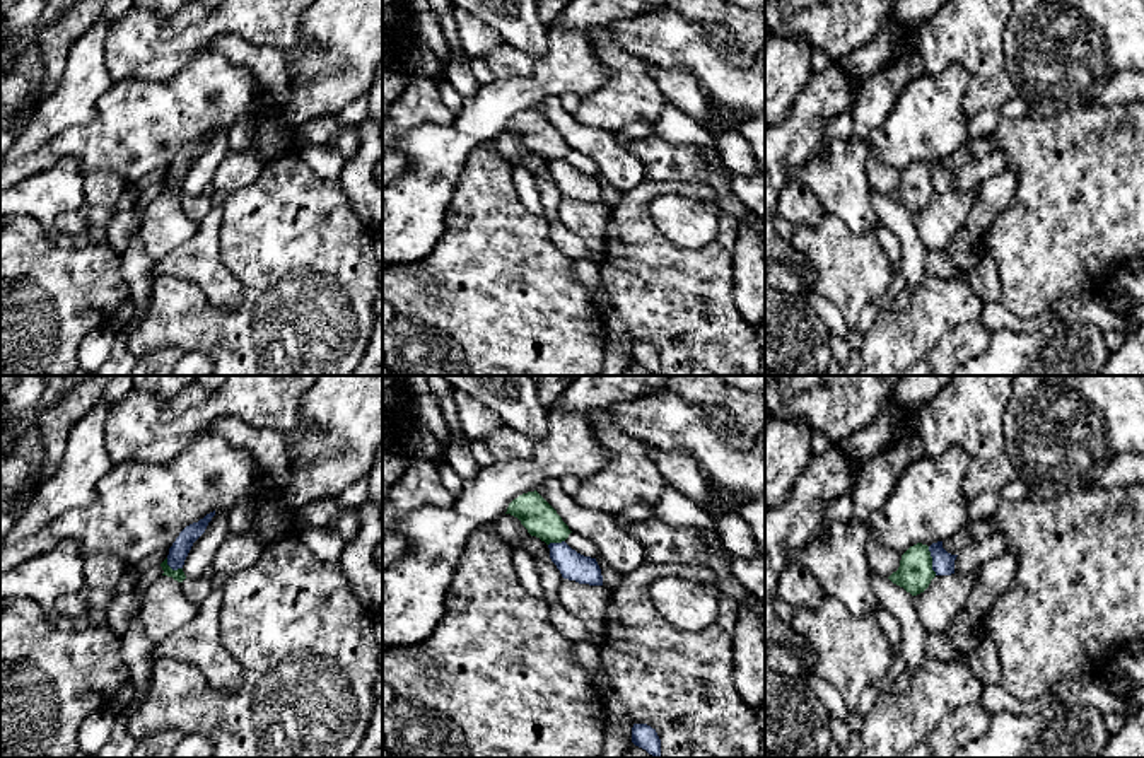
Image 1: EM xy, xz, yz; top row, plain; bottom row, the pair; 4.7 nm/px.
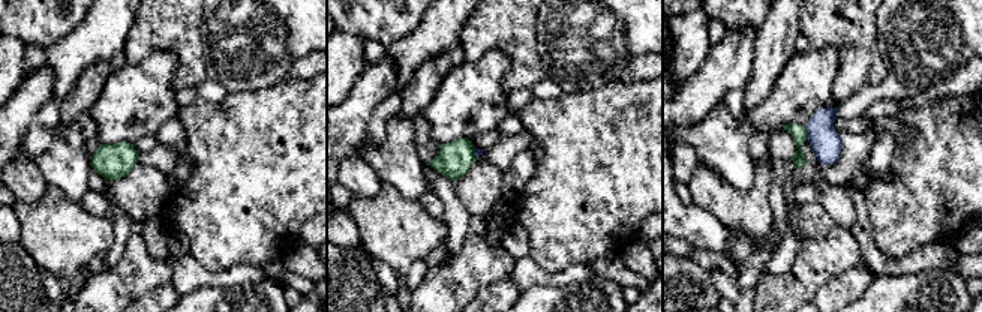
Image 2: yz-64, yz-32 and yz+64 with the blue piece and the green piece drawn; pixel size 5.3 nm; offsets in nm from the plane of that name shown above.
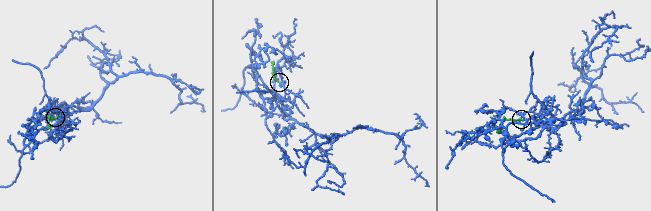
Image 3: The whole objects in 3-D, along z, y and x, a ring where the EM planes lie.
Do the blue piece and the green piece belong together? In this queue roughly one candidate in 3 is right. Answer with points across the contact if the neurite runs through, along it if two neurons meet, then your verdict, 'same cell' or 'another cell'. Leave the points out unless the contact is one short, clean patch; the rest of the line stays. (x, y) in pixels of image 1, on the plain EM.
border along yz (928, 164), (936, 192); another cell

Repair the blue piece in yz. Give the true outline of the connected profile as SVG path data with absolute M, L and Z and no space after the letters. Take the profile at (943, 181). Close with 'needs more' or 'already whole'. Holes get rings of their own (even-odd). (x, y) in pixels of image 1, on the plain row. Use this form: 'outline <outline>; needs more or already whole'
outline M943 159L932 160L929 164L932 174L932 188L936 193L951 193L954 191L954 178L958 172L951 172L943 166Z; already whole

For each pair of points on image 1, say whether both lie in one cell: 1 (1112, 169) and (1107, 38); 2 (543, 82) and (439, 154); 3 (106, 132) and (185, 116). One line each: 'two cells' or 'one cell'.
1: two cells
2: one cell
3: one cell

